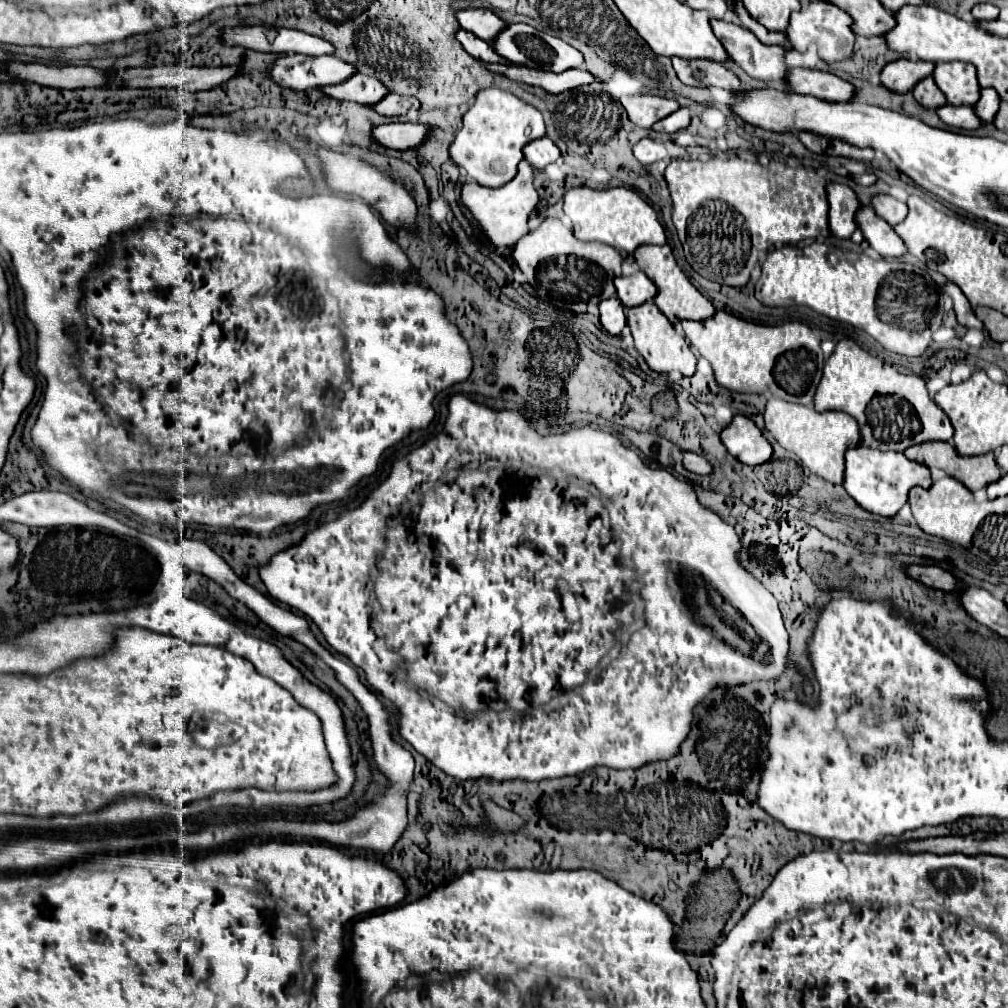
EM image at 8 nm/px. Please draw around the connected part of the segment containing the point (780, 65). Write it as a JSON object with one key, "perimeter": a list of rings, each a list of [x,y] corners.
{"perimeter":[[[710,20],[710,26],[722,46],[732,54],[732,60],[752,78],[758,80],[776,80],[784,82],[786,78],[786,64],[784,54],[786,50],[780,46],[766,46],[762,44],[750,30],[744,30],[732,22],[724,20]]]}

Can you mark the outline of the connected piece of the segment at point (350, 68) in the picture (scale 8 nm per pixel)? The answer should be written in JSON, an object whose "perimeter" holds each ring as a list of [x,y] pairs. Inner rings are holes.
{"perimeter":[[[292,54],[278,58],[272,66],[274,82],[292,90],[310,90],[340,84],[346,82],[352,74],[358,74],[356,66],[336,56]]]}

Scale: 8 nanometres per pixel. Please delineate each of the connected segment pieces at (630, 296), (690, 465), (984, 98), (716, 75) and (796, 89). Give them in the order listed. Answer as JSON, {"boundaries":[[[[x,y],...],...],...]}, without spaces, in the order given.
{"boundaries":[[[[644,272],[614,278],[614,286],[616,286],[620,302],[628,308],[630,306],[640,306],[646,300],[652,300],[656,296],[656,286],[650,278],[644,276]]],[[[684,452],[684,468],[694,474],[712,474],[712,466],[708,466],[708,460],[694,452]]],[[[984,88],[980,92],[980,100],[974,104],[974,110],[976,110],[976,116],[982,120],[982,122],[992,122],[996,110],[998,110],[998,104],[1000,104],[1000,96],[996,94],[996,90],[992,88]]],[[[672,58],[674,70],[678,78],[688,84],[688,86],[700,86],[700,88],[710,88],[718,86],[728,92],[732,90],[746,90],[740,82],[740,78],[720,66],[720,62],[708,62],[708,60],[686,60],[686,58]]],[[[792,68],[786,78],[786,88],[794,94],[812,94],[826,102],[848,102],[852,98],[852,84],[846,84],[838,76],[820,70]]]]}

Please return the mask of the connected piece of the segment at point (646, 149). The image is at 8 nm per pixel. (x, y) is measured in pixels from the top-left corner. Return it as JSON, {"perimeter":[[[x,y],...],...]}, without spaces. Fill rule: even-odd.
{"perimeter":[[[644,138],[640,140],[636,146],[634,146],[634,156],[640,164],[654,164],[654,162],[660,162],[664,158],[672,158],[672,148],[674,144],[662,144],[662,142],[654,142],[650,138]]]}

